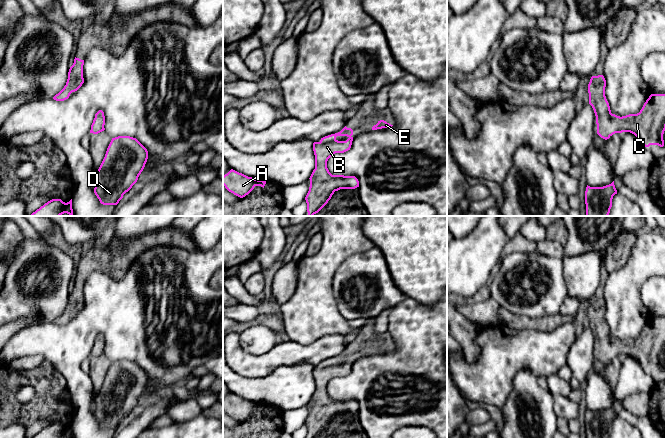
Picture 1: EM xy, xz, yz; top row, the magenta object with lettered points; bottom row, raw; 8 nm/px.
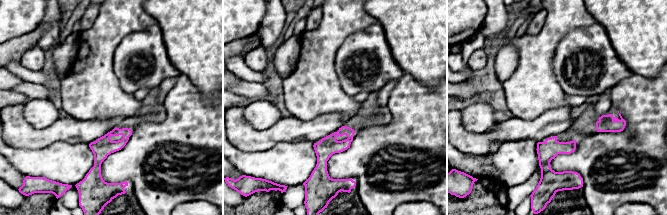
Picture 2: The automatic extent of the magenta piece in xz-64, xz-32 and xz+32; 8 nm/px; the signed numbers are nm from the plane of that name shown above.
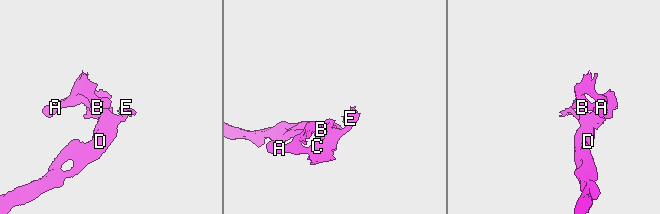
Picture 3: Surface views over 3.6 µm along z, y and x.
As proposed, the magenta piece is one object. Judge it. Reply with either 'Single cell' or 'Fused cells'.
Single cell

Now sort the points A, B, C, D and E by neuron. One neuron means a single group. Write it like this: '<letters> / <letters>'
A B C D E

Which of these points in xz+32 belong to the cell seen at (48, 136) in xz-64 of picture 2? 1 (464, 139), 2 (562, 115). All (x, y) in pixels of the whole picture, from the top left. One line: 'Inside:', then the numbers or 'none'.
Inside: 1, 2

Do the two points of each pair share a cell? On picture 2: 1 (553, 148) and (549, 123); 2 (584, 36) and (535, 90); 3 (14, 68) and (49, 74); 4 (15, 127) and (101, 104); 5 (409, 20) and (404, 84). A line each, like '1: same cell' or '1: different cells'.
1: different cells
2: different cells
3: same cell
4: different cells
5: different cells

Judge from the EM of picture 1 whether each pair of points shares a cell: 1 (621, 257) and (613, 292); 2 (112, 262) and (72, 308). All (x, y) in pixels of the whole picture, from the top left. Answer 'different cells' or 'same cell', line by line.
1: different cells
2: same cell

